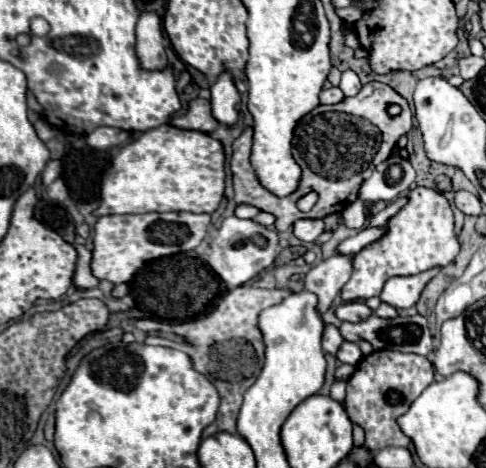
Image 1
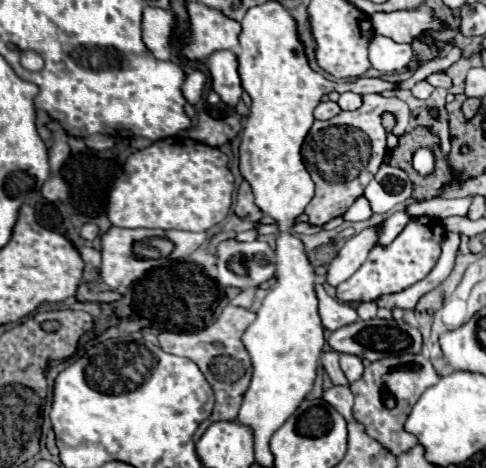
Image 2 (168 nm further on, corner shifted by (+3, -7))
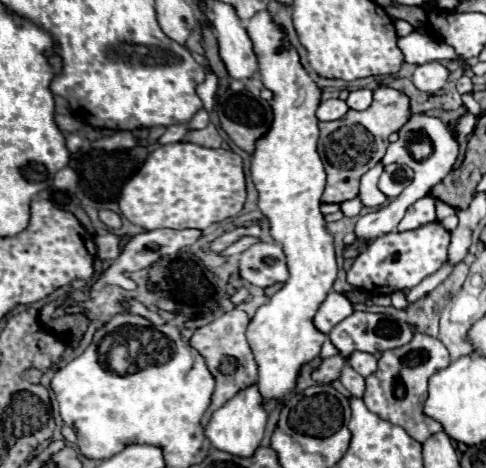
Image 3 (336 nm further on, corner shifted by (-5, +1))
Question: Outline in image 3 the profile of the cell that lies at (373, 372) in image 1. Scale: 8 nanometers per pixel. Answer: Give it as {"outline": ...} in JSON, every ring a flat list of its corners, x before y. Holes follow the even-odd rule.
{"outline":[[414,332,412,342,408,342,406,346,382,352,378,360,378,370,366,378,364,392,366,408,384,420,390,420,392,424,402,426,408,432,408,436,412,436,416,442,428,440,428,436,442,430,442,426,436,420,424,416,422,412,424,400,428,396,426,392,428,378,438,370,446,368,448,364,450,364,448,350,440,340,426,336,422,332]]}

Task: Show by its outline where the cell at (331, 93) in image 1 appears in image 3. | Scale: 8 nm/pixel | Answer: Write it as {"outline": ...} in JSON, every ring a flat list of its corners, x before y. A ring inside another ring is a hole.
{"outline":[[324,100,320,106,318,106,318,112,316,112,316,116,318,116,318,120,322,120,322,122,326,122,326,120,338,120,338,118,342,118,344,114,348,112,348,104,344,102,344,100]]}

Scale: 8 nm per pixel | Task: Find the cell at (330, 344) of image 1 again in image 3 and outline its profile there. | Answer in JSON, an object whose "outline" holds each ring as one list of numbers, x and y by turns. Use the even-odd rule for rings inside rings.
{"outline":[[344,364,342,372,340,372,340,382,344,384,344,388,346,388,352,396,362,398,362,394,364,394,364,378,362,378,356,370,352,370,348,364]]}

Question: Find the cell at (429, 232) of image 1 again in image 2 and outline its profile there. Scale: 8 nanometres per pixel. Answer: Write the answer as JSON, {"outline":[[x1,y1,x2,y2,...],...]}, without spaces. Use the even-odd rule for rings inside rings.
{"outline":[[430,216,412,218,412,224,388,246,374,246,366,262,342,284,336,286,336,296,342,302,372,302,384,294,394,294,410,288,430,274,438,256,440,240,444,240,444,224]]}

